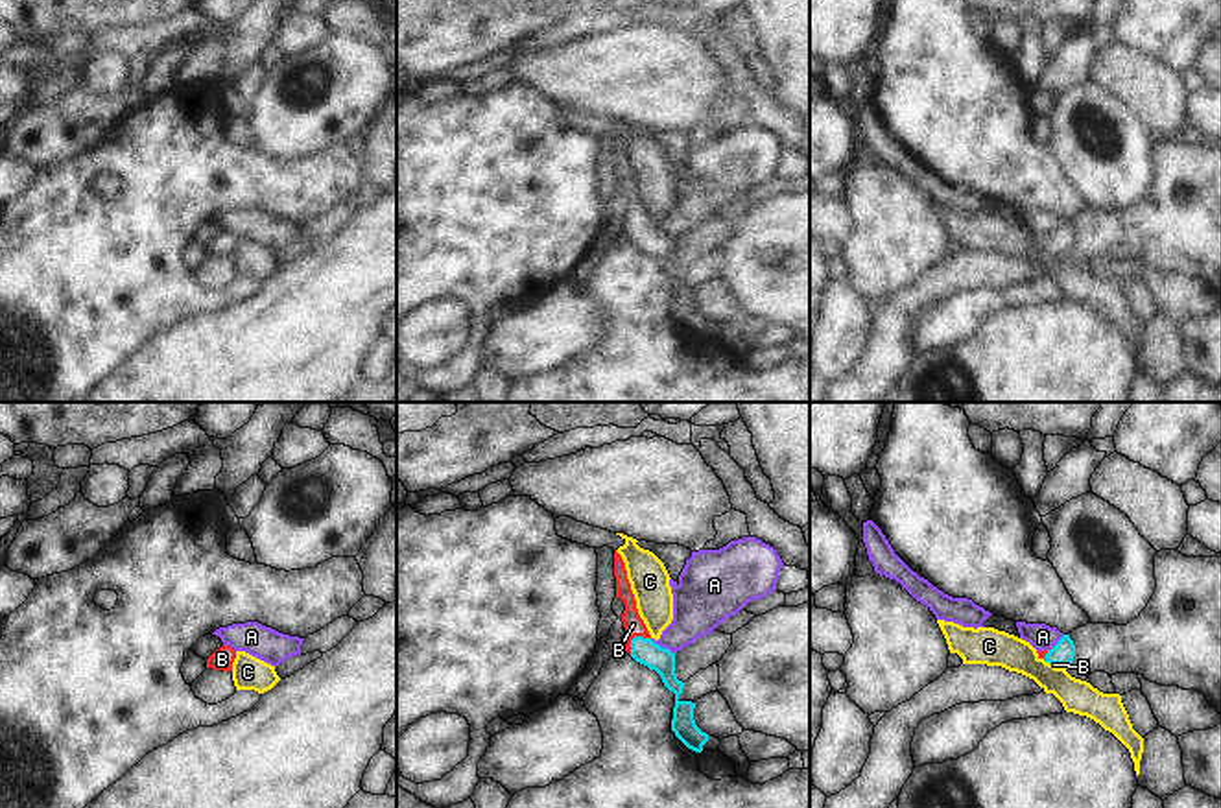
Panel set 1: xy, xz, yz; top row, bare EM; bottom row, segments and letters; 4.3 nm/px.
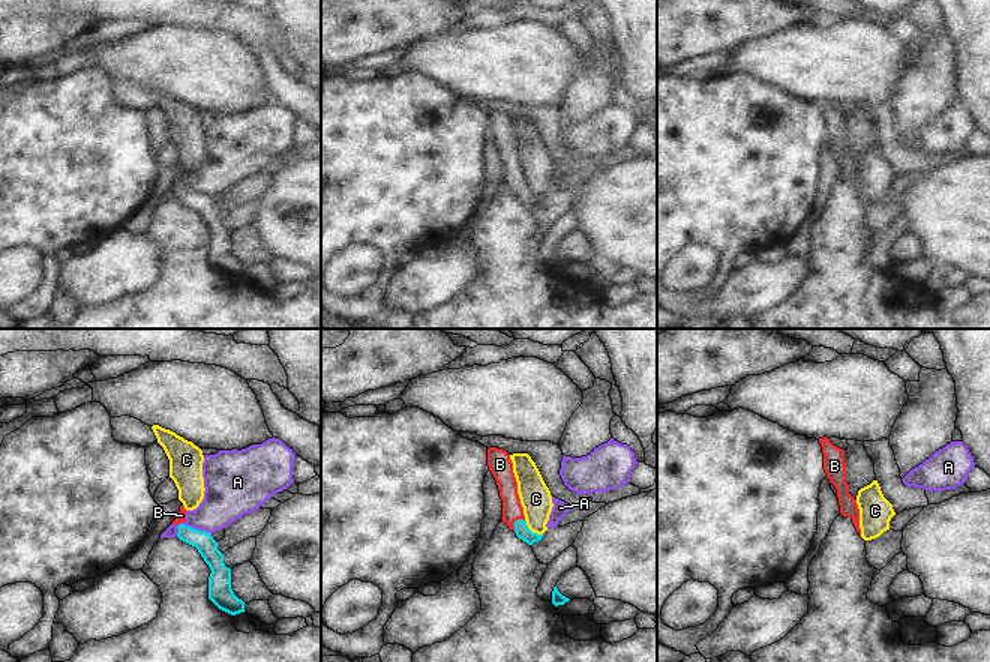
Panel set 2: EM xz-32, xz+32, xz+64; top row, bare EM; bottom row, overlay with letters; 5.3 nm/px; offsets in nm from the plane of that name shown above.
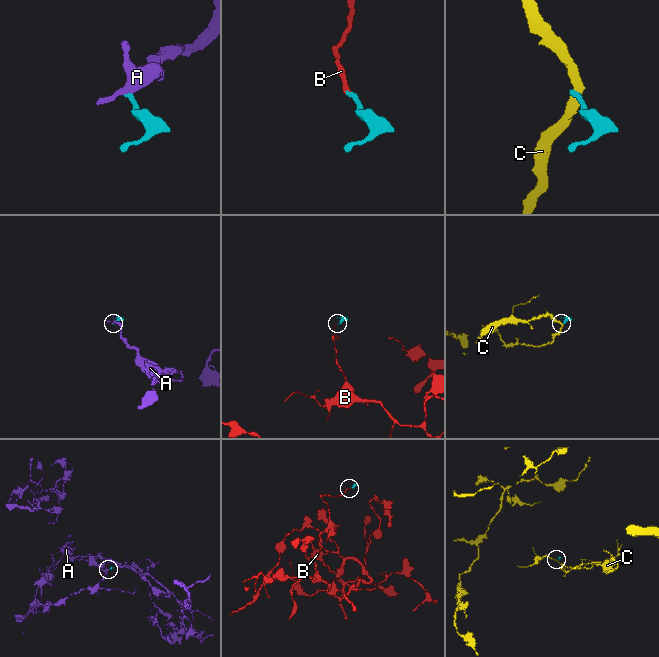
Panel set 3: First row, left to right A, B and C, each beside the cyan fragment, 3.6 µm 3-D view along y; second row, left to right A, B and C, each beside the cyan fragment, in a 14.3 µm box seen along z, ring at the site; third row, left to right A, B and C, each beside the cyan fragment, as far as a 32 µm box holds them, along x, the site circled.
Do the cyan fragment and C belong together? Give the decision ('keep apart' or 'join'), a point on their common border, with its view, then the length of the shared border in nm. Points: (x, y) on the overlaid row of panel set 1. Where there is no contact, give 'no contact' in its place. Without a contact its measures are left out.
keep apart; contact yz (1048, 661); length 40 nm

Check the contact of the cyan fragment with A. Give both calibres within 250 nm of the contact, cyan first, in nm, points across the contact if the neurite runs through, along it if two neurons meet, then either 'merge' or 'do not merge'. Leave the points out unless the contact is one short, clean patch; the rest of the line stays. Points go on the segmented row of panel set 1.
110 nm thick on the cyan side, 240 nm on the other; border along xz (650, 639), (674, 653); do not merge

